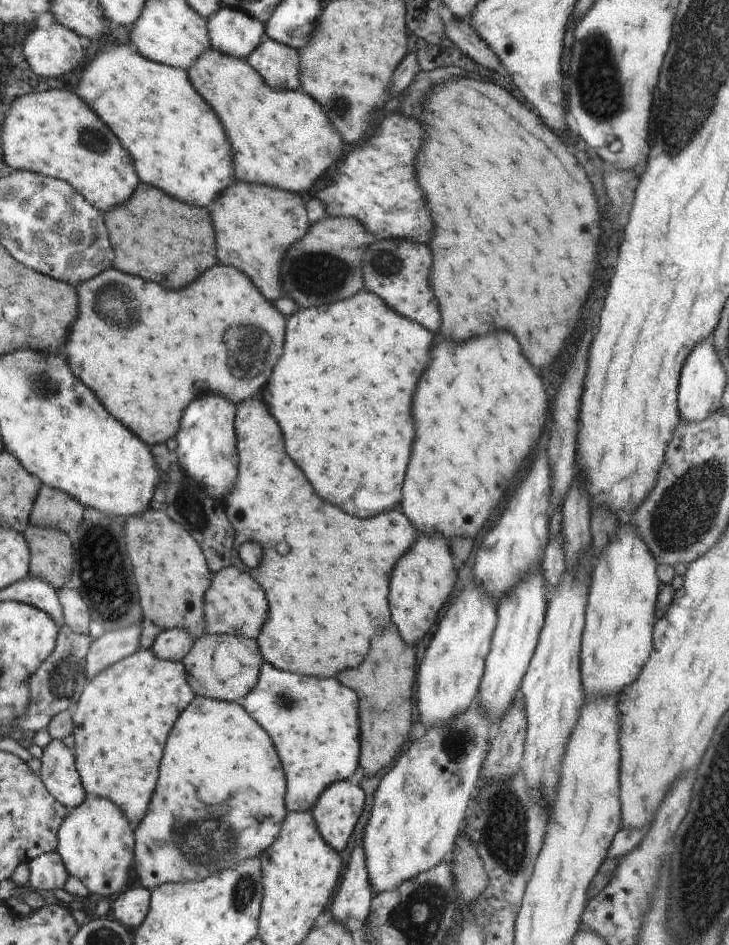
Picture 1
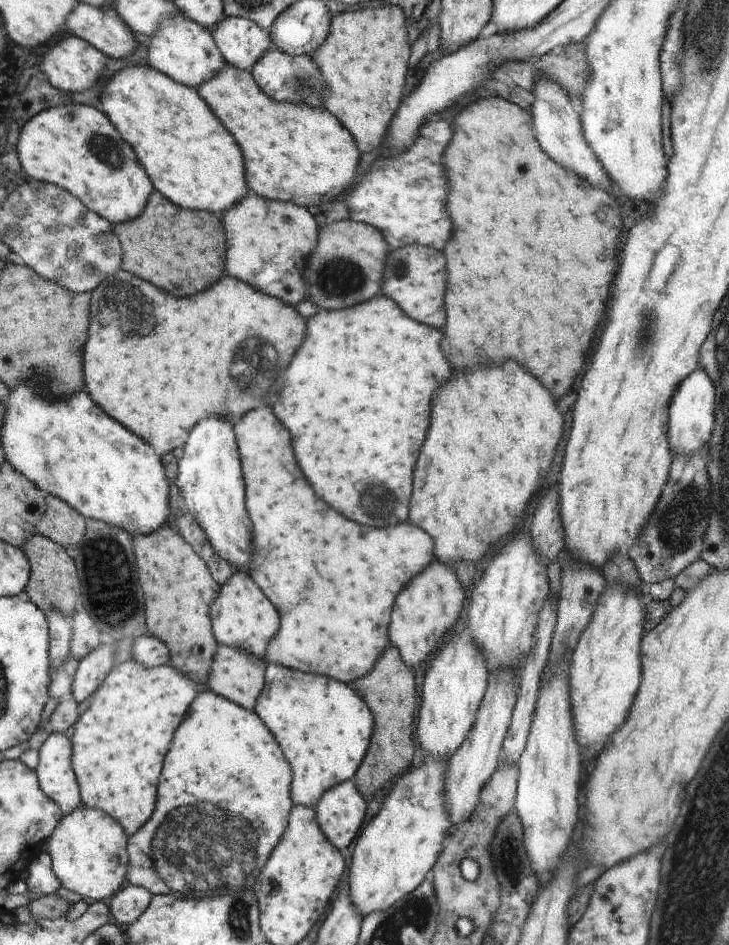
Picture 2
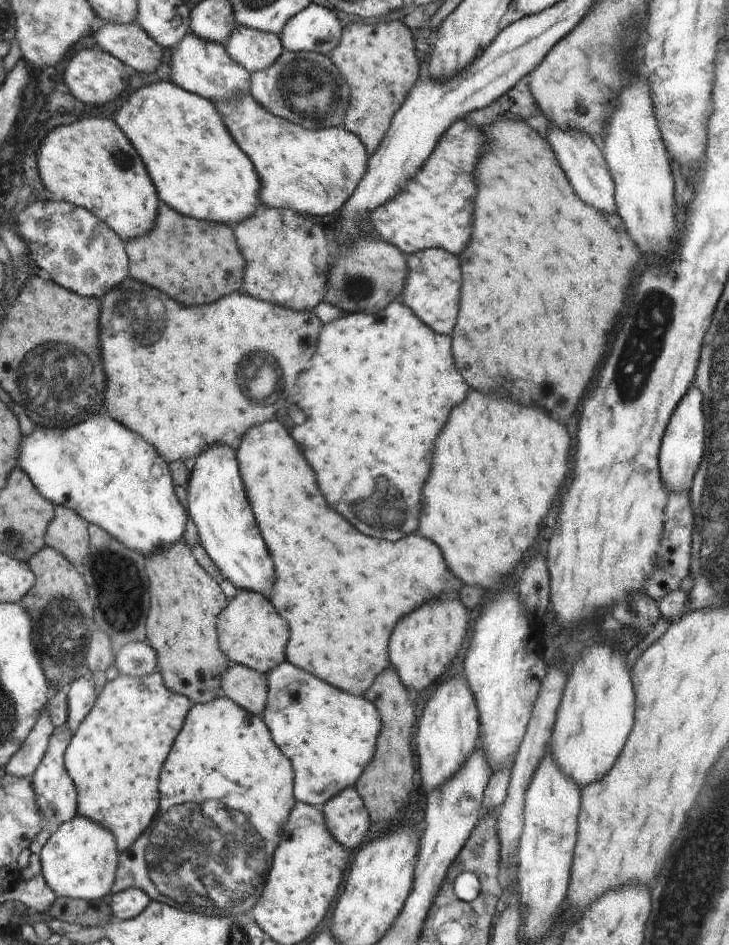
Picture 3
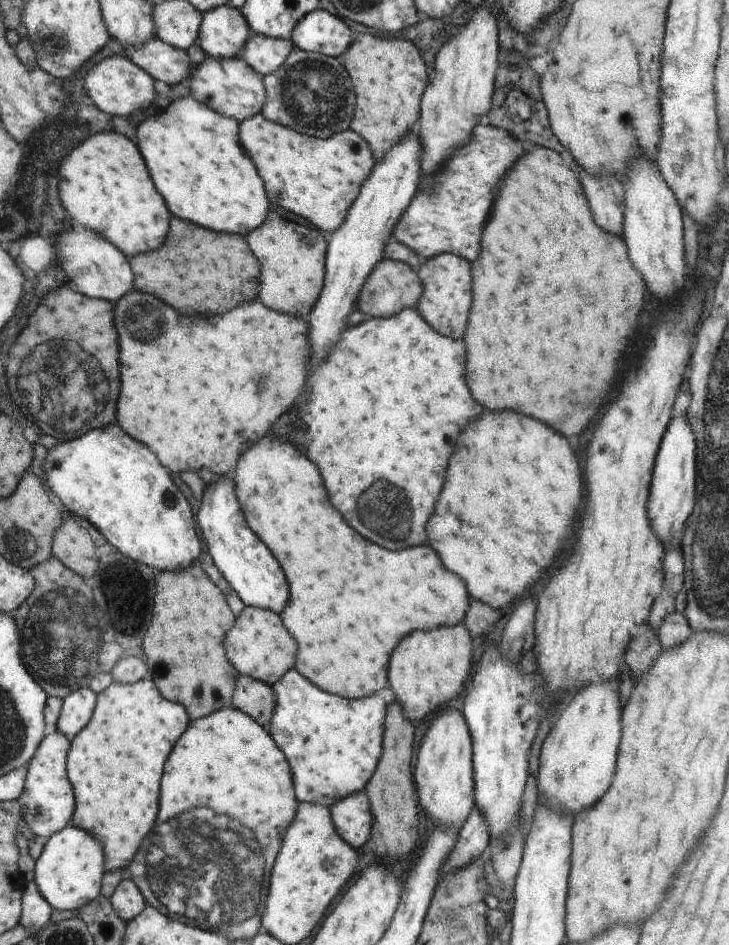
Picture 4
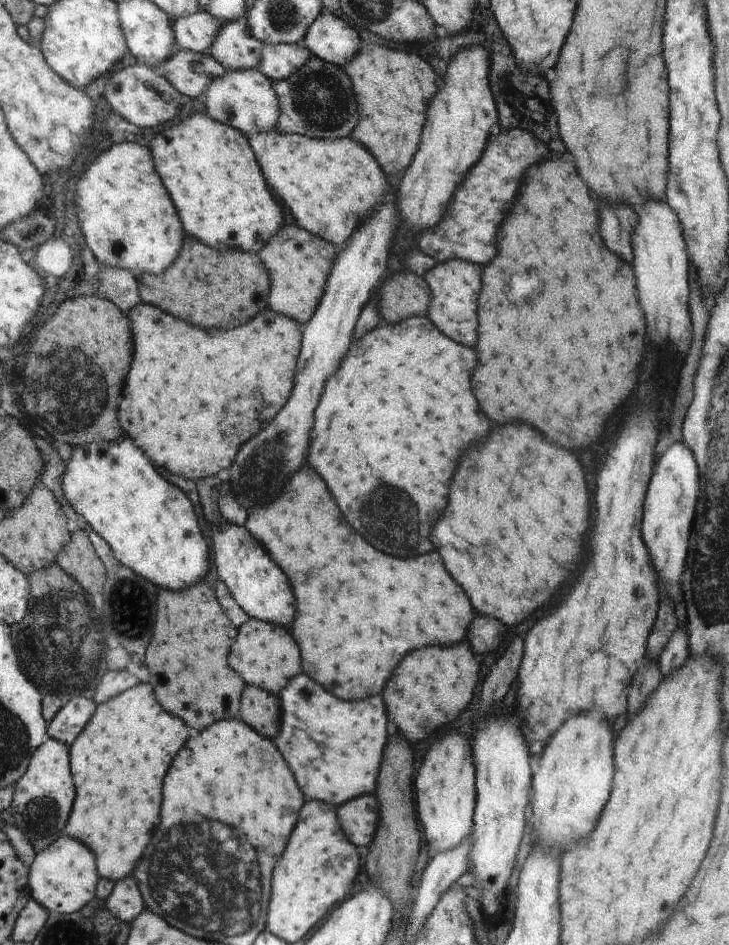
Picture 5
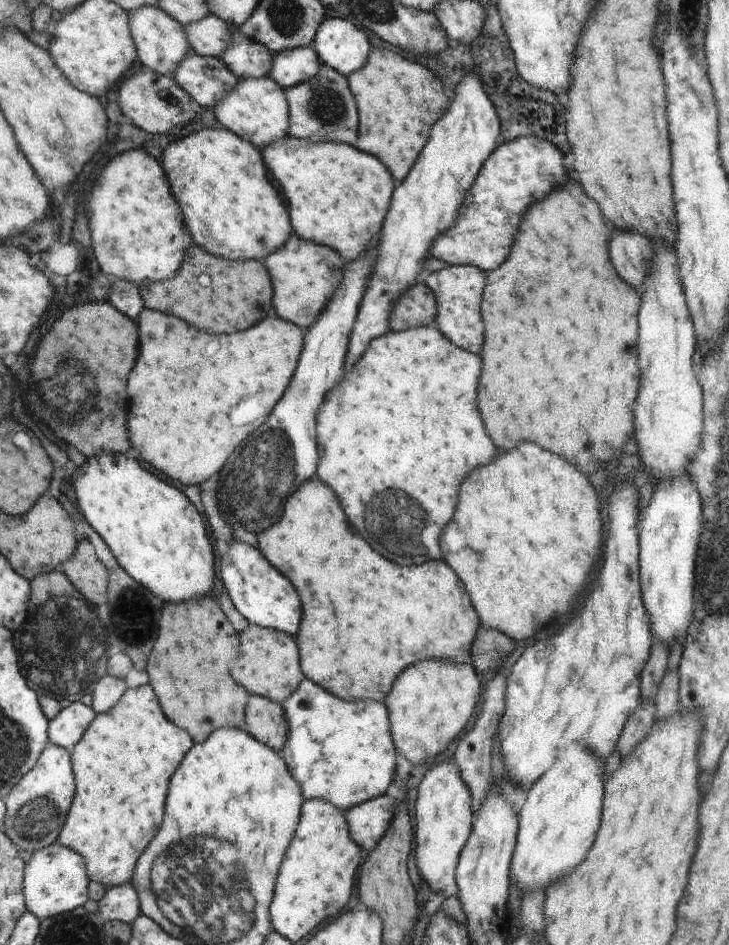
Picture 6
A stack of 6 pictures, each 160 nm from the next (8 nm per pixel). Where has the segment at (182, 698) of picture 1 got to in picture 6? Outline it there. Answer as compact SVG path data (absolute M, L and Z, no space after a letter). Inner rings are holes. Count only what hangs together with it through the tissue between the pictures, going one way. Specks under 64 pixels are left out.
M151 684L127 688L118 705L108 712L96 714L73 750L75 798L56 840L58 845L70 847L83 856L92 881L106 888L132 881L136 860L162 826L168 780L193 744L193 737L186 730L176 728L172 720L166 720Z

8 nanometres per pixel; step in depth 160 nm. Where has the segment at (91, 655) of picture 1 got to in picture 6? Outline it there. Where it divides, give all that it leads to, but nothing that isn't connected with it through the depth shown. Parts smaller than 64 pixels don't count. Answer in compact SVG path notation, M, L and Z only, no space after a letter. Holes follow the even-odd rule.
M81 701L65 703L62 710L50 721L50 742L73 754L74 747L86 732L96 713Z

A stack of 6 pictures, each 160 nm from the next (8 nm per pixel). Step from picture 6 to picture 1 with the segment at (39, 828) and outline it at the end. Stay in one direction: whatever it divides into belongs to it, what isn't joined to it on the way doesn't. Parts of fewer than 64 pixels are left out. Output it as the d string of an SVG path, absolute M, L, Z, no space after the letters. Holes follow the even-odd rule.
M52 739L43 748L40 759L40 778L53 797L70 810L78 808L88 797L68 746L60 739Z

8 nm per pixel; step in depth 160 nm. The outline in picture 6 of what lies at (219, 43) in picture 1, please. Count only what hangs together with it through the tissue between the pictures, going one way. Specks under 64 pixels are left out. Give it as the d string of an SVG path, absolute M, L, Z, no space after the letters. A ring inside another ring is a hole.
M311 45L276 53L269 77L284 89L290 89L314 79L321 70L322 60Z

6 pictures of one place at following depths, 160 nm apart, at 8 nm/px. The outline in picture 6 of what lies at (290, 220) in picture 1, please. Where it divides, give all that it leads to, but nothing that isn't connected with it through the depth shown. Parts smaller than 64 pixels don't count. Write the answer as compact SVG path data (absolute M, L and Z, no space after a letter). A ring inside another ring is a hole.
M294 235L282 249L263 260L273 283L273 308L276 316L294 323L303 330L314 326L320 314L330 304L331 298L345 278L345 259L333 248L307 241Z

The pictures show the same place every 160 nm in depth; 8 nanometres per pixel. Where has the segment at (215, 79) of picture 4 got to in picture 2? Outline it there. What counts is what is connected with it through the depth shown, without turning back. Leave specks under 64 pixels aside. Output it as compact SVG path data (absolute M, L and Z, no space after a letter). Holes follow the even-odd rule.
M181 12L169 25L161 27L158 33L145 41L149 48L147 59L150 66L169 75L175 82L196 90L228 66L211 32L188 20Z

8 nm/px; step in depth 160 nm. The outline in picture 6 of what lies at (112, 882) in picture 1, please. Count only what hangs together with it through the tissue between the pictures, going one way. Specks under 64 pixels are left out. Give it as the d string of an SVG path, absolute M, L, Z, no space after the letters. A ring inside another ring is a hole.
M56 842L32 853L26 863L25 897L29 912L39 920L83 907L88 900L88 871L83 856Z

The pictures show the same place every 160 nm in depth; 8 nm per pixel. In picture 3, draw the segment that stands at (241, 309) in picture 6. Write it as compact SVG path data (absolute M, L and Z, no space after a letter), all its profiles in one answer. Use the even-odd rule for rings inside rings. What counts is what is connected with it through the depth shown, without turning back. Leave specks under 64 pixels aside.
M159 202L157 226L146 237L128 241L130 279L166 290L182 306L210 304L243 286L247 260L239 249L234 226L182 216Z

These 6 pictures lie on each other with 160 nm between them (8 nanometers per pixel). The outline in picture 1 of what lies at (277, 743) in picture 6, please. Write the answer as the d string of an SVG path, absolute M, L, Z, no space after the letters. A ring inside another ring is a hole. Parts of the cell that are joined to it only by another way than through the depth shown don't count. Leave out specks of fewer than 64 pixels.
M206 632L193 642L190 652L181 661L188 671L188 681L196 696L243 706L246 696L258 685L265 659L254 639L226 633L210 635Z

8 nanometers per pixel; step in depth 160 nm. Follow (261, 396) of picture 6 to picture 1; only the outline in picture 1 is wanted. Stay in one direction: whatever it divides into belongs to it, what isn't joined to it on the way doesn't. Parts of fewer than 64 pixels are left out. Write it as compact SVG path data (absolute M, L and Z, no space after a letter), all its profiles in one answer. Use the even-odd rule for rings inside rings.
M214 266L214 270L210 270L210 274L206 274L206 278L202 278L202 282L194 282L194 286L190 286L190 290L166 290L154 282L146 282L146 280L138 278L136 274L122 274L122 270L114 268L105 270L90 281L81 283L78 285L78 290L82 290L82 314L80 314L82 318L79 316L74 322L74 330L72 328L70 330L70 334L74 334L74 338L70 338L68 362L70 362L70 366L74 366L74 374L78 374L77 377L82 378L82 382L86 382L85 385L90 386L90 390L94 390L94 394L98 394L98 398L102 398L102 402L106 402L106 410L110 410L110 414L114 414L114 418L118 419L118 422L129 427L139 439L150 443L150 446L165 444L169 438L176 436L183 420L184 412L182 410L187 408L192 400L195 400L194 396L198 392L225 396L236 406L256 398L254 394L264 384L268 384L270 372L274 370L278 358L282 356L287 317L258 290L249 275L234 270L232 266Z

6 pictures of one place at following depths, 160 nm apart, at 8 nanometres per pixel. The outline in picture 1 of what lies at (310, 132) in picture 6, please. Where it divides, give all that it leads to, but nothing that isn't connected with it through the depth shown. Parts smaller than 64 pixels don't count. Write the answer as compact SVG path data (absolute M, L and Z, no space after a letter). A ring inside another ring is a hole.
M264 38L259 48L246 59L270 87L301 89L300 54L295 48Z

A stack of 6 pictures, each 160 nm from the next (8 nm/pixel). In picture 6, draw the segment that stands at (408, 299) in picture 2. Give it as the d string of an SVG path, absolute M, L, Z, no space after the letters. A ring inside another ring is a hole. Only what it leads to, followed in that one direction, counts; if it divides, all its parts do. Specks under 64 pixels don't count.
M448 265L445 269L428 273L424 284L434 291L438 302L435 325L444 334L450 334L462 350L474 354L482 352L484 342L484 322L480 318L480 300L483 300L487 284L486 272L472 265Z

